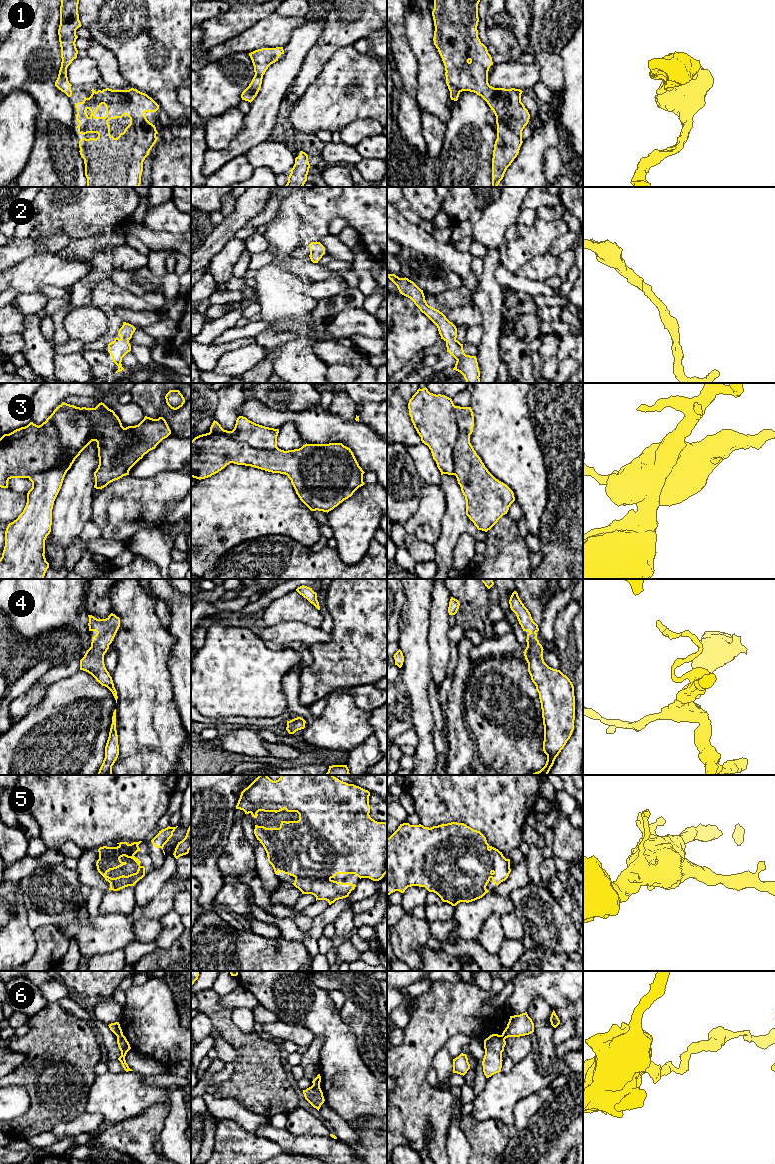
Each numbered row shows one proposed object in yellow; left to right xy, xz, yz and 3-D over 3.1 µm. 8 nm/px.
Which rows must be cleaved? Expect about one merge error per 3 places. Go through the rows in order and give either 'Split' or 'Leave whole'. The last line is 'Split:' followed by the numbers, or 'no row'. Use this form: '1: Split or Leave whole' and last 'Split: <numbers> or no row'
1: Leave whole
2: Leave whole
3: Split
4: Leave whole
5: Leave whole
6: Split
Split: 3, 6

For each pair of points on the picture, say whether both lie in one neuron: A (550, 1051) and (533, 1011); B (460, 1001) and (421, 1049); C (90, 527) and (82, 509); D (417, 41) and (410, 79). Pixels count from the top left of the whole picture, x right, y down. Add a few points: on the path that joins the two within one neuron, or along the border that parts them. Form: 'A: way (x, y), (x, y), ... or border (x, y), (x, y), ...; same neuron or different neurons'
A: way (545, 1041), (541, 1021); same neuron
B: way (448, 1013), (433, 1028), (433, 1032), (428, 1037); same neuron
C: border (89, 519), (78, 536); different neurons
D: border (405, 33), (409, 47), (417, 60), (417, 78); different neurons

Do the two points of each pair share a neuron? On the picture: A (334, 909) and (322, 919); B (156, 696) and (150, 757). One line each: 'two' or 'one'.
A: one
B: one

